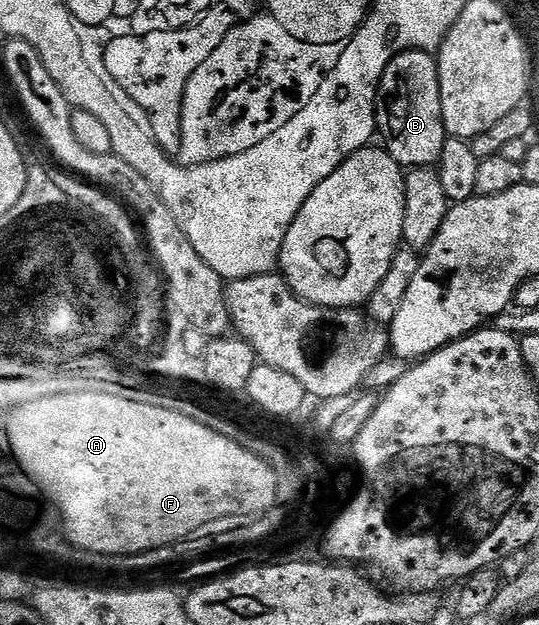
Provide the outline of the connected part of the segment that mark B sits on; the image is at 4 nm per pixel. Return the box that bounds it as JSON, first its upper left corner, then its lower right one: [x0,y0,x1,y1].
[375,50,449,169]

